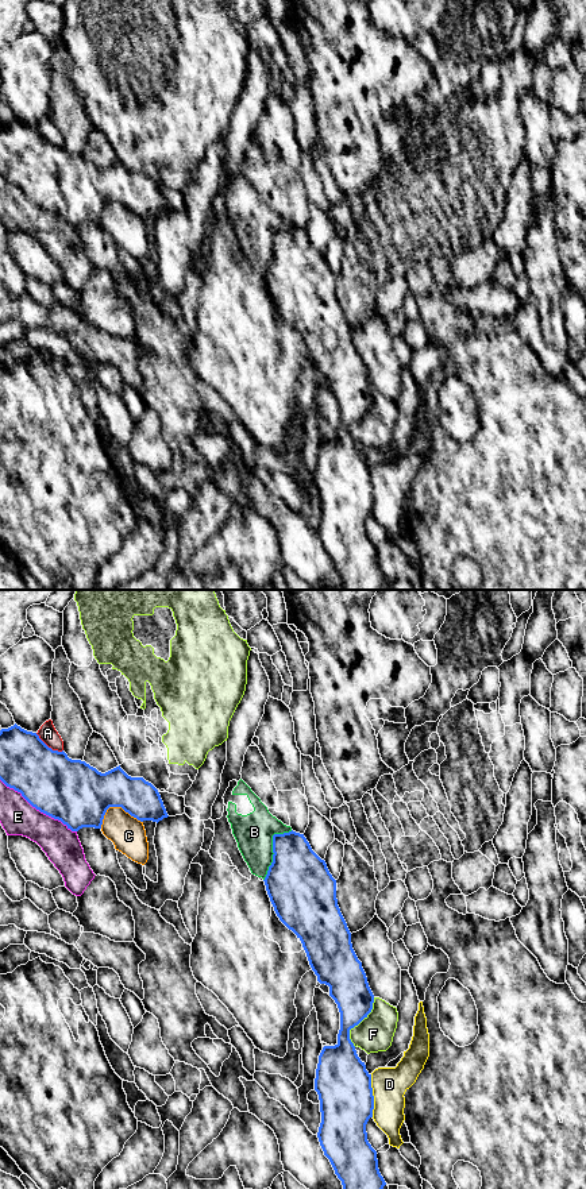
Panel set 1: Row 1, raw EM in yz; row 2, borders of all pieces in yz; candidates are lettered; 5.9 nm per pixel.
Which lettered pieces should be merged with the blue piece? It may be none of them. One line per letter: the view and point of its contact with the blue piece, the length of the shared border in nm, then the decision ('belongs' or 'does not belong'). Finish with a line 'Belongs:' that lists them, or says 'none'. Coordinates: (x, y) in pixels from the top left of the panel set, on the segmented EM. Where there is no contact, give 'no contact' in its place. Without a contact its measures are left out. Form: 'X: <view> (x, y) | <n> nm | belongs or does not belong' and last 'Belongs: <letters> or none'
A: yz (47, 747) | 200 nm | does not belong
B: yz (273, 849) | 340 nm | does not belong
C: yz (115, 806) | 260 nm | does not belong
D: yz (373, 1096) | 260 nm | does not belong
E: yz (38, 809) | 550 nm | does not belong
F: yz (358, 1023) | 320 nm | does not belong
Belongs: none

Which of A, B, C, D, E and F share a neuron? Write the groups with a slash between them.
A / B / C / D / E / F

